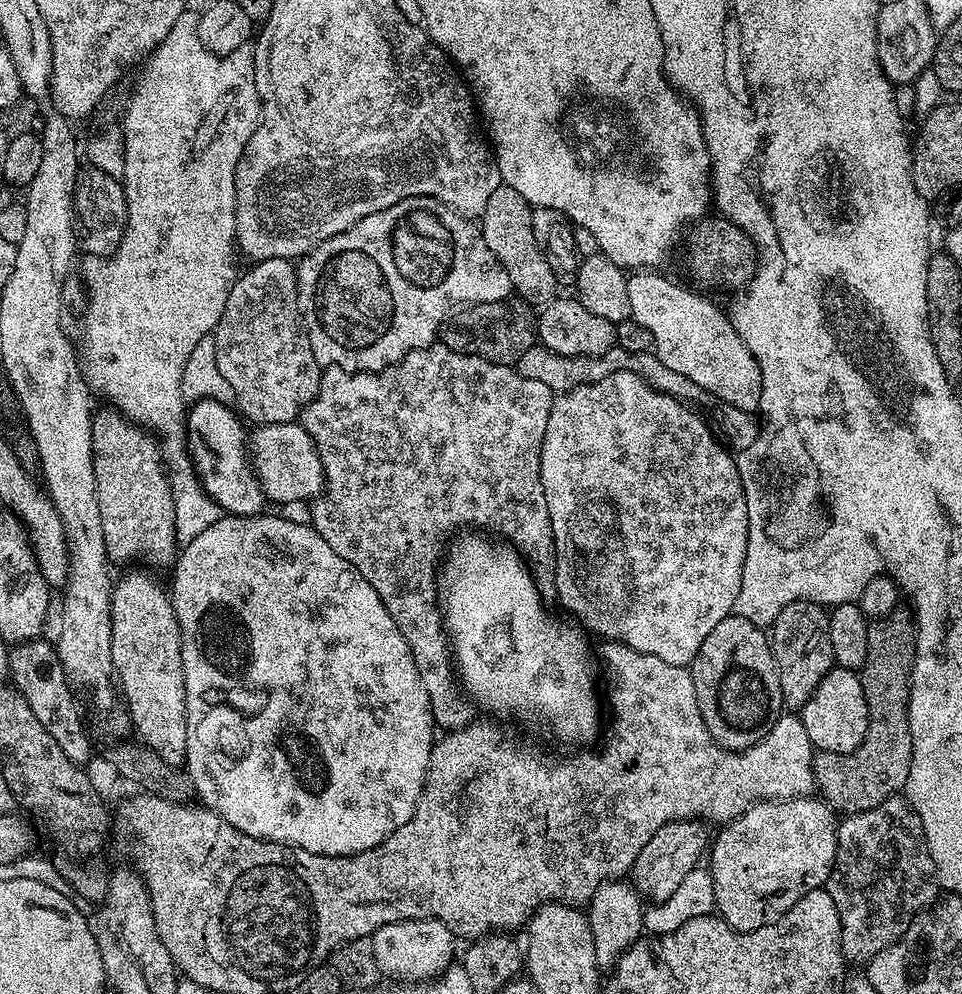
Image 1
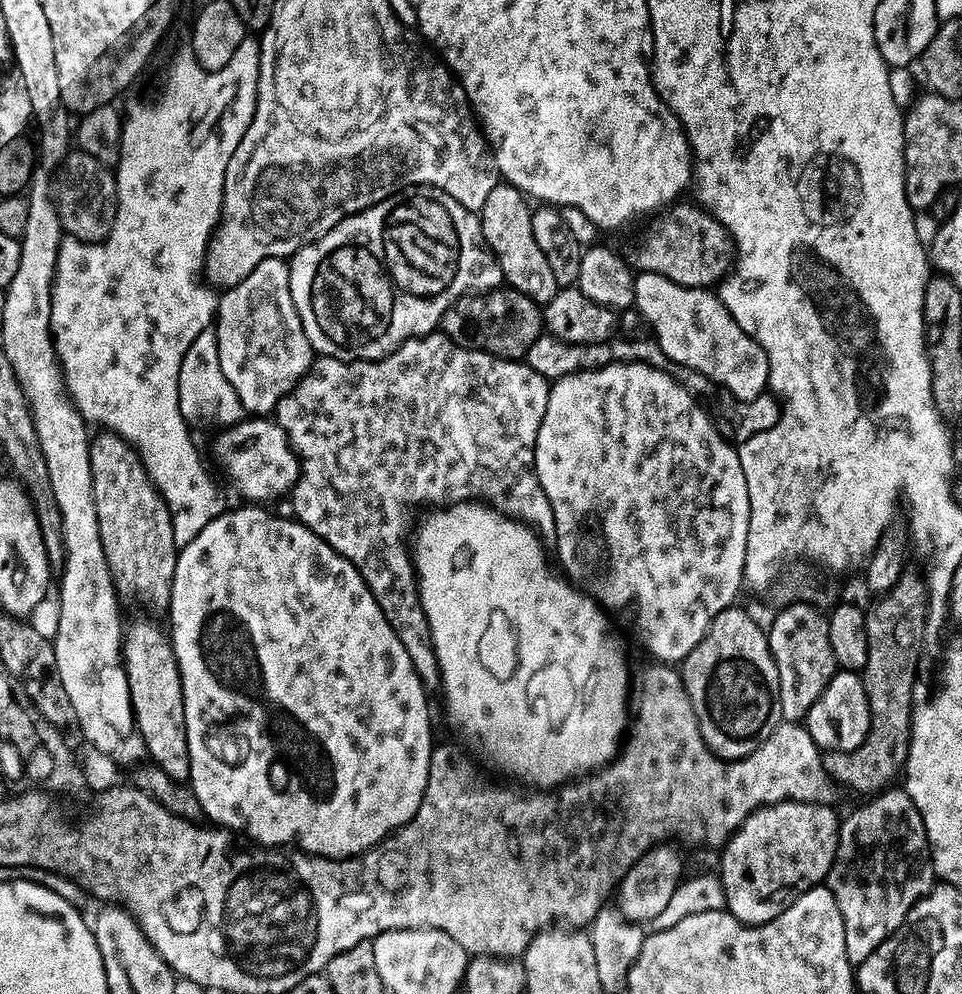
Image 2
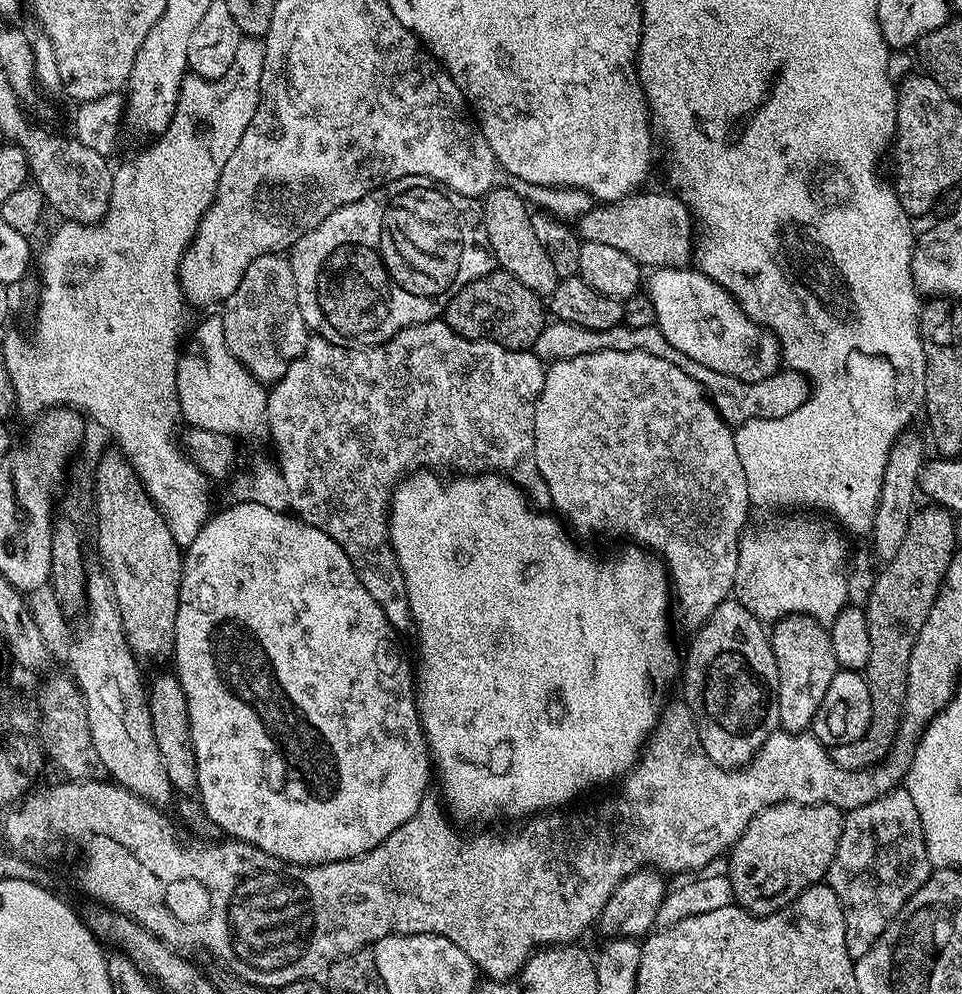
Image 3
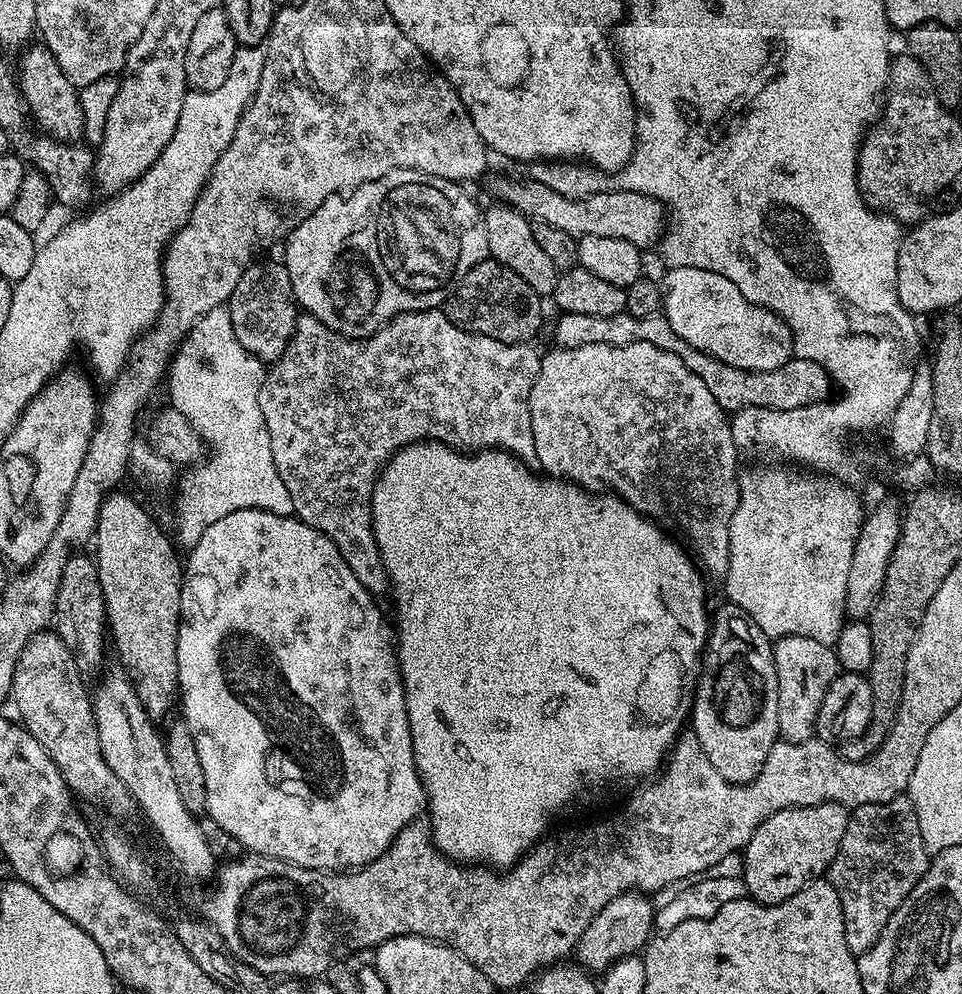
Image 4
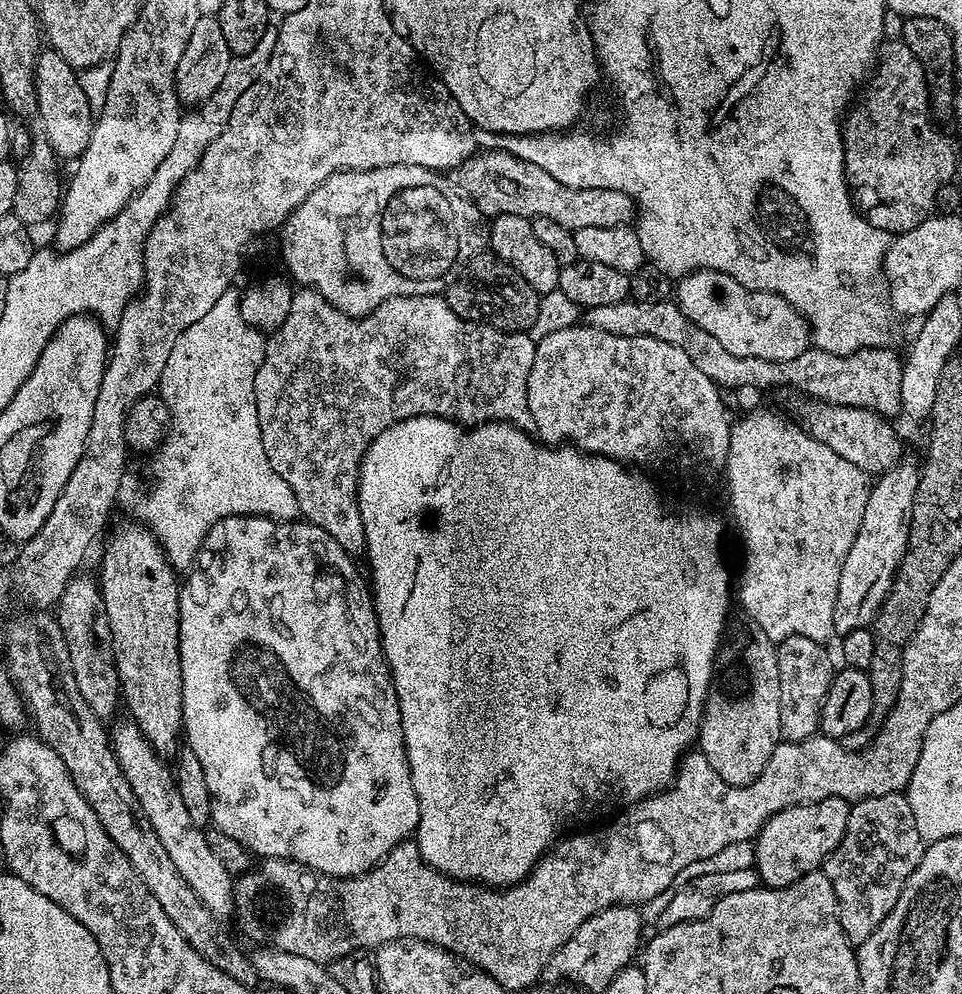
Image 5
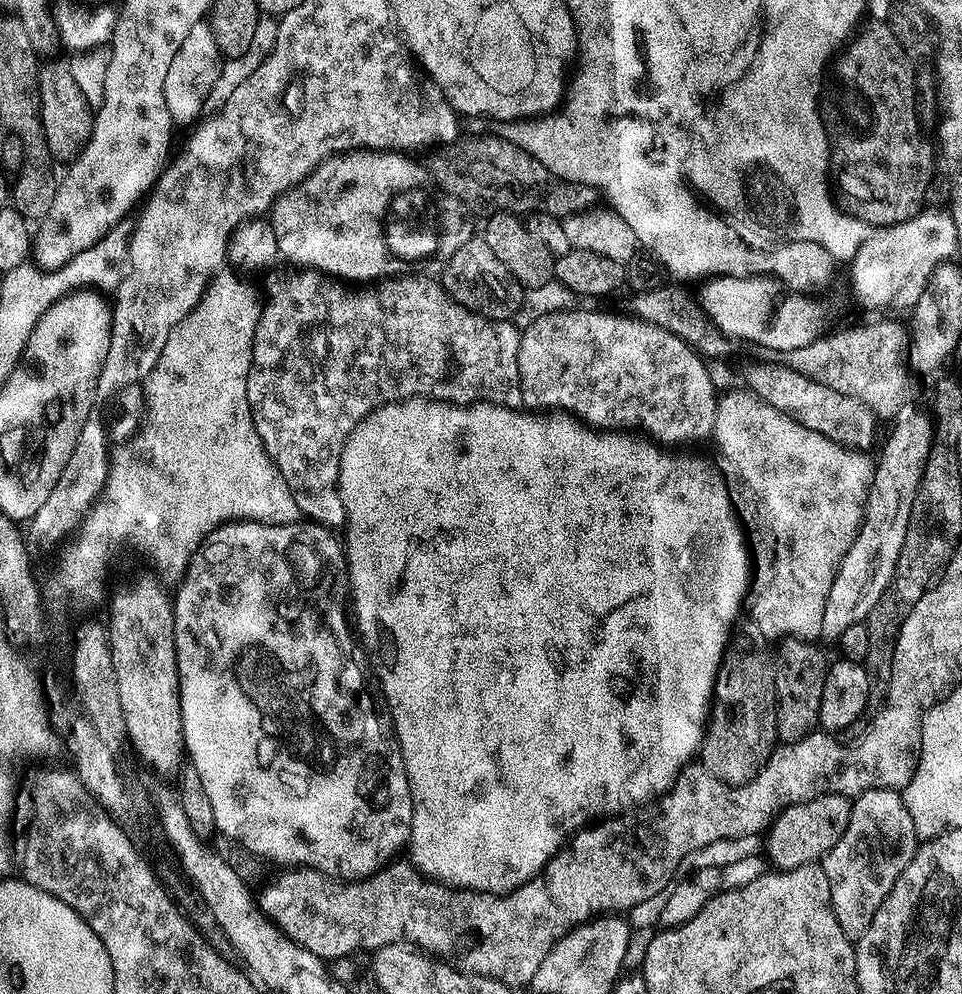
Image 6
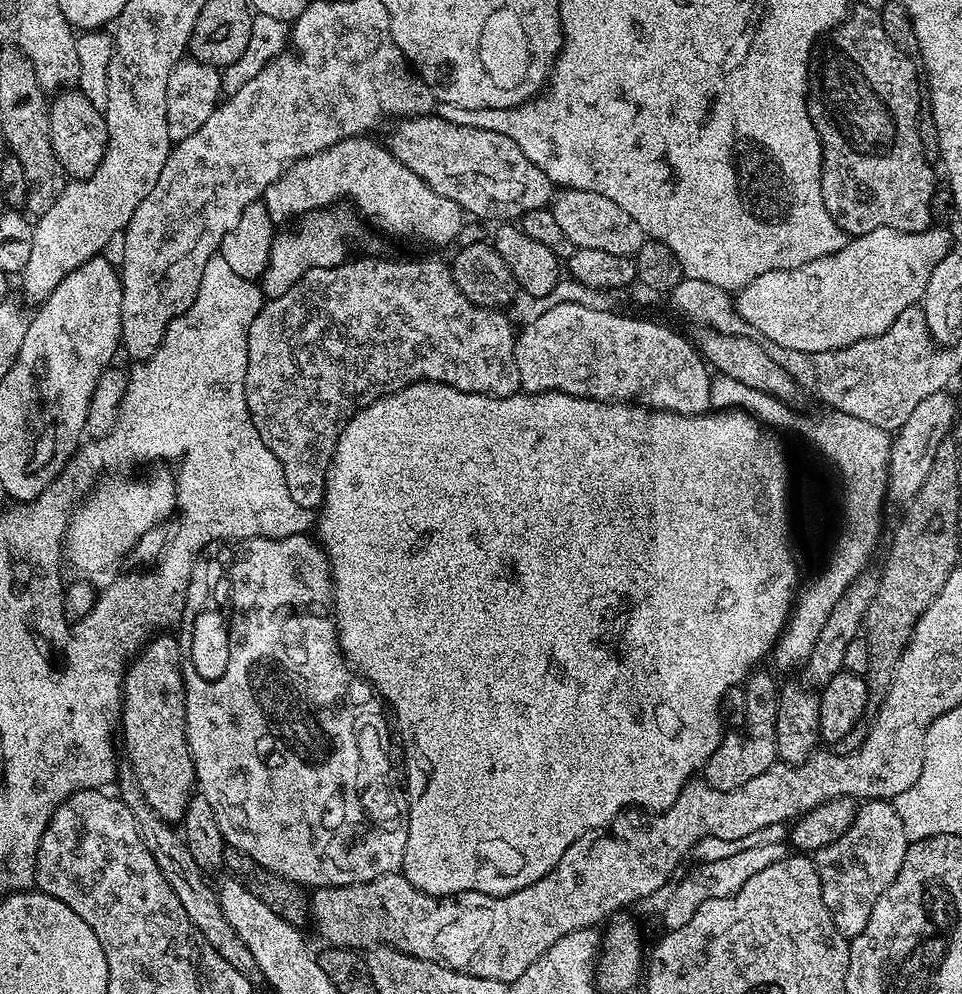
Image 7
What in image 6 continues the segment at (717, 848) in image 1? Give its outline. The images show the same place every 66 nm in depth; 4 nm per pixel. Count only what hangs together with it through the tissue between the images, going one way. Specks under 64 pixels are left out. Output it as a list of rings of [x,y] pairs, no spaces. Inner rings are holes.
[[[826,794],[810,798],[810,802],[792,804],[781,812],[767,829],[768,856],[772,859],[771,867],[776,870],[791,870],[803,864],[814,864],[823,861],[824,855],[842,838],[846,822],[850,822],[852,800],[838,794]]]

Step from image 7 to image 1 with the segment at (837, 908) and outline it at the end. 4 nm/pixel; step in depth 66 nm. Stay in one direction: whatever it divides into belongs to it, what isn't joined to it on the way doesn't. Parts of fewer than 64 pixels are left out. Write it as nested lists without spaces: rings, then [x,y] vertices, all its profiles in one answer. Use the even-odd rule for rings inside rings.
[[[903,795],[891,796],[886,802],[874,806],[874,810],[859,812],[853,816],[844,816],[836,829],[838,846],[834,866],[826,885],[826,894],[834,906],[838,906],[840,919],[840,951],[845,961],[863,965],[882,954],[910,926],[910,922],[919,916],[925,908],[938,899],[938,881],[936,863],[922,830],[918,814]]]

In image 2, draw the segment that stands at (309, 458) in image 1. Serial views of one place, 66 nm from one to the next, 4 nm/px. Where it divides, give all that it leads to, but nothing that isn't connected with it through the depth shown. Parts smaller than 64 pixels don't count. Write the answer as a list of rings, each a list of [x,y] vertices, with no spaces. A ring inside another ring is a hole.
[[[245,418],[238,424],[223,429],[224,432],[212,444],[212,456],[220,463],[220,468],[236,483],[236,488],[248,502],[268,502],[279,496],[287,497],[292,487],[300,481],[300,457],[292,449],[288,436],[272,418]]]

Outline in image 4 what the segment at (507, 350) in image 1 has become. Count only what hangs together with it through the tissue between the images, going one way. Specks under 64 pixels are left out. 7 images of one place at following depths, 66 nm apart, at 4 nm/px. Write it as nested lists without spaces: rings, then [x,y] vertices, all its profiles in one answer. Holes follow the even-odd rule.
[[[489,258],[480,261],[455,281],[442,310],[452,313],[452,321],[467,332],[494,338],[503,344],[523,344],[535,341],[535,336],[540,332],[540,323],[544,320],[540,304],[542,297],[530,290],[530,286],[526,286],[526,282],[522,282],[514,270]]]

